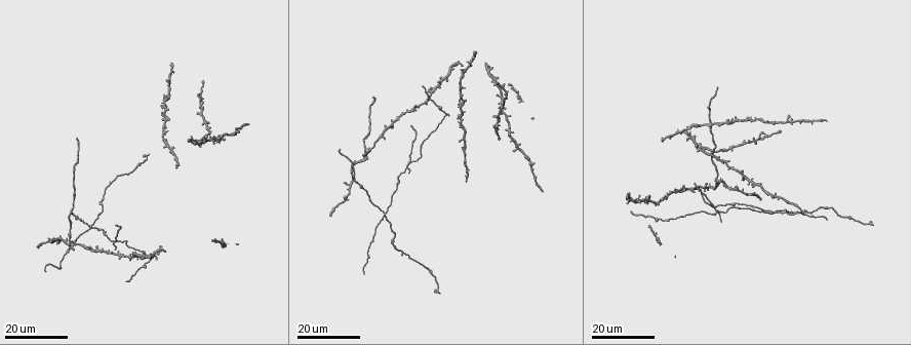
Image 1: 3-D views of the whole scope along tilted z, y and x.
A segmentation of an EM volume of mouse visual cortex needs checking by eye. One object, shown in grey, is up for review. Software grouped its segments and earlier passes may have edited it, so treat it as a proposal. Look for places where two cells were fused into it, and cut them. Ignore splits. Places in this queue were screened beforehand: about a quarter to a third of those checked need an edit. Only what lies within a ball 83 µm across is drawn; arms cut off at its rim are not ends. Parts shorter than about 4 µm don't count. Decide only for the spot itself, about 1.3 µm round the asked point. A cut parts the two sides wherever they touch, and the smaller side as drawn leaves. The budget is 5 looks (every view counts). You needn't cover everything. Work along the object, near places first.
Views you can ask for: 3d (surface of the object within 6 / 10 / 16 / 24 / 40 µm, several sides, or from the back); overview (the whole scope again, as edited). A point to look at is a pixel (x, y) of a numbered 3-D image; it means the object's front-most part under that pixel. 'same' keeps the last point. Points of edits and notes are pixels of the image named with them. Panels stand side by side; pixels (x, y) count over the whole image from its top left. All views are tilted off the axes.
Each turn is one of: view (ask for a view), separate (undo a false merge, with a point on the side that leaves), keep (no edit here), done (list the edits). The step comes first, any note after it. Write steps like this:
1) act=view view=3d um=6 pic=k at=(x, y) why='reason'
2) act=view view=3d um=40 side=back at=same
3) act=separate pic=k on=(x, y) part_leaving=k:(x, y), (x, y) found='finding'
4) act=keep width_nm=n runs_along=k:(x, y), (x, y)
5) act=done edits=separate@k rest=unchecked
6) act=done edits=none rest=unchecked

act=view view=3d um=24 pic=1 at=(397, 178) why='sudden change in width'

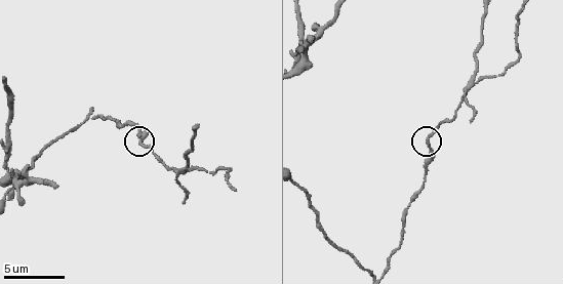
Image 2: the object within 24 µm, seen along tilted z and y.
act=view view=3d um=6 pic=2 at=(428, 143)

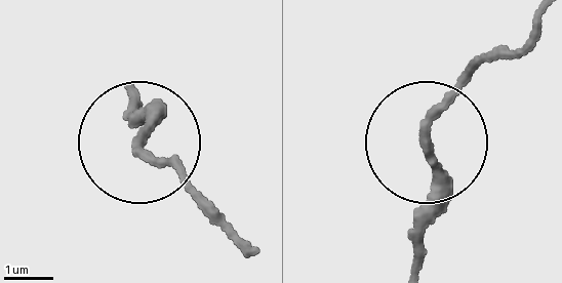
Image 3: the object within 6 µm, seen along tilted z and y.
act=keep runs_along=3:(537, 26), (428, 125), (436, 201), (424, 259) found='all the same cell'

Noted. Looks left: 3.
act=view view=3d um=24 pic=1 at=(715, 186) why='three arms meet'

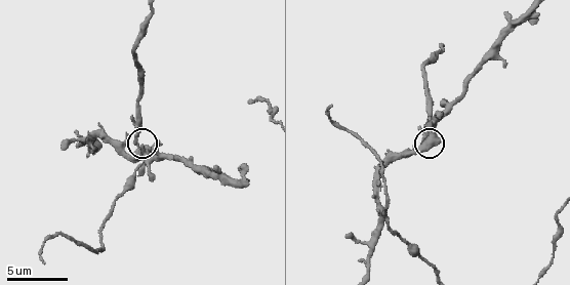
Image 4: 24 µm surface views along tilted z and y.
act=view view=3d um=10 pic=4 at=(139, 152)

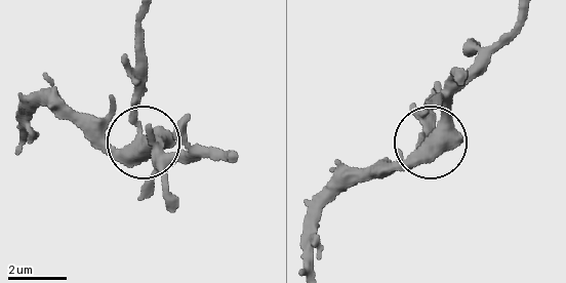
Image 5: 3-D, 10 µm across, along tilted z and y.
act=separate pic=5 on=(423, 127) width_nm=460 part_leaving=5:(137, 117), (143, 19) found='two cells meet here'

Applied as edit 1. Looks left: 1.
act=view view=3d um=16 pic=2 at=(89, 112) why='four or more arms meet'

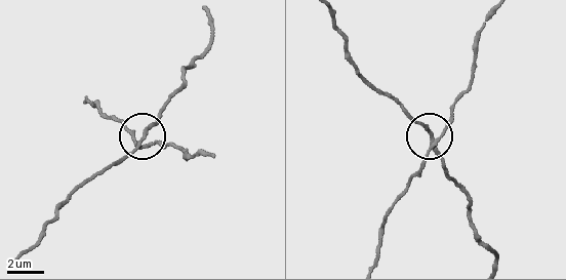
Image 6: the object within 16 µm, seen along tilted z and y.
act=keep arms=4 runs_along=6:(496, 9), (440, 132), (405, 114) found='one cell here'

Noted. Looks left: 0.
act=done edits=separate@5 rest=unchecked

